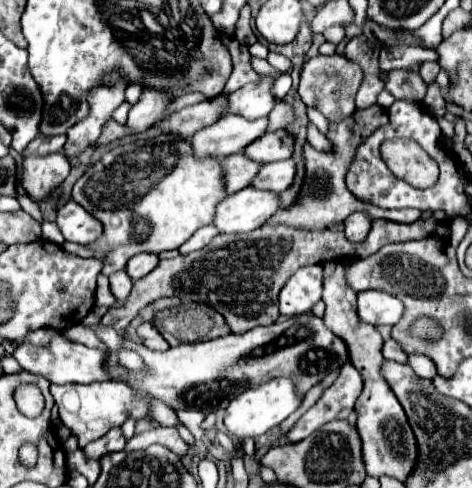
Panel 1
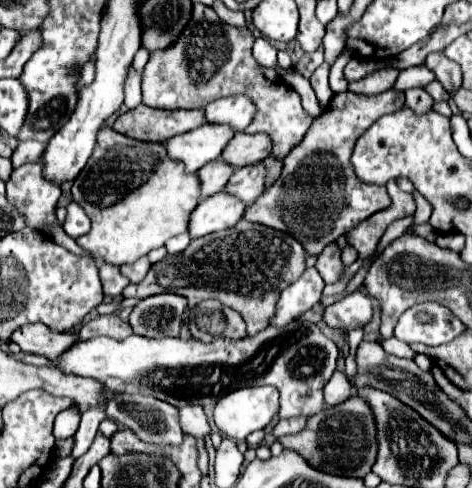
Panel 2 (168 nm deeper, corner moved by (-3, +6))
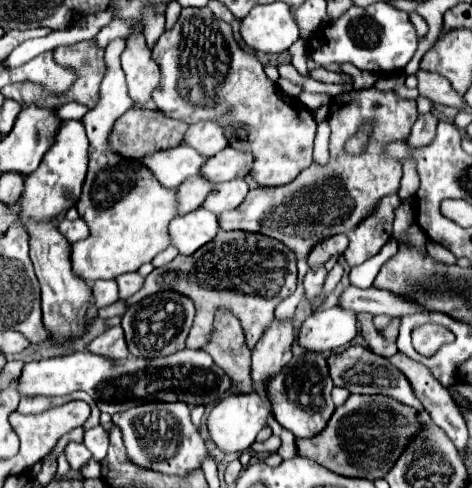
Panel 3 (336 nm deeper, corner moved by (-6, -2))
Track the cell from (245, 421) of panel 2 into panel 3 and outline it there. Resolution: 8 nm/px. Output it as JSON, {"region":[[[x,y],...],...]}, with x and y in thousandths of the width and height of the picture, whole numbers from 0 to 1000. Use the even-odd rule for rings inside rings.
{"region":[[[542,803],[487,807],[449,836],[441,852],[441,881],[458,914],[470,918],[475,926],[517,926],[538,910],[542,889],[564,873],[564,865],[568,865],[568,832]]]}

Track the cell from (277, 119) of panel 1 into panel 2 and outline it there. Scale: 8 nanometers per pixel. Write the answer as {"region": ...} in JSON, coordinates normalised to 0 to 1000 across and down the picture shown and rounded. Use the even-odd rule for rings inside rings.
{"region":[[[409,8],[405,41],[392,49],[383,74],[362,94],[320,107],[316,127],[303,139],[303,209],[320,221],[345,225],[409,225],[430,221],[456,201],[519,193],[544,221],[540,242],[519,270],[570,275],[578,291],[574,320],[600,328],[608,311],[642,287],[667,242],[642,225],[633,193],[608,176],[583,143],[557,139],[540,127],[532,111],[536,82],[540,78],[523,57],[477,49],[447,12]]]}

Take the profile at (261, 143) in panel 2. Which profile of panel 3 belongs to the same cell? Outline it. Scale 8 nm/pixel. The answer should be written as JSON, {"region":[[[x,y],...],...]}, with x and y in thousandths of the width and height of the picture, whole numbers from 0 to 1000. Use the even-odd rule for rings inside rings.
{"region":[[[483,299],[466,307],[458,320],[441,324],[441,336],[432,336],[432,348],[424,348],[424,357],[453,373],[521,365],[534,348],[534,328],[538,320],[530,311],[513,311]]]}

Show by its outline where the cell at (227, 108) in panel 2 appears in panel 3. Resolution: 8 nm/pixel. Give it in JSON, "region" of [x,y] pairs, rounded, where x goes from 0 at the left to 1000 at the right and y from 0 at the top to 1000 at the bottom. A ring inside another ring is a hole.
{"region":[[[428,246],[398,262],[390,291],[415,303],[428,320],[453,320],[470,303],[483,299],[483,283],[475,279],[475,262],[458,246]]]}

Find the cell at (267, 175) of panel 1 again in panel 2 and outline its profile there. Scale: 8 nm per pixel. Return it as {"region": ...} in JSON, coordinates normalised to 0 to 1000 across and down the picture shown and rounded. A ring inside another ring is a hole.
{"region":[[[536,336],[519,344],[502,344],[494,361],[485,365],[485,377],[477,377],[472,393],[502,402],[506,410],[519,410],[519,418],[532,418],[561,385],[561,340]]]}

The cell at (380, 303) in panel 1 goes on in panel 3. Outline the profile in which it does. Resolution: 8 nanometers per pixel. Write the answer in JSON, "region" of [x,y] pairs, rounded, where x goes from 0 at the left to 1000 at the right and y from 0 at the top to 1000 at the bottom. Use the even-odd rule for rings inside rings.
{"region":[[[691,631],[665,639],[636,672],[631,701],[648,717],[691,721],[742,705],[758,684],[754,639],[733,631]]]}

